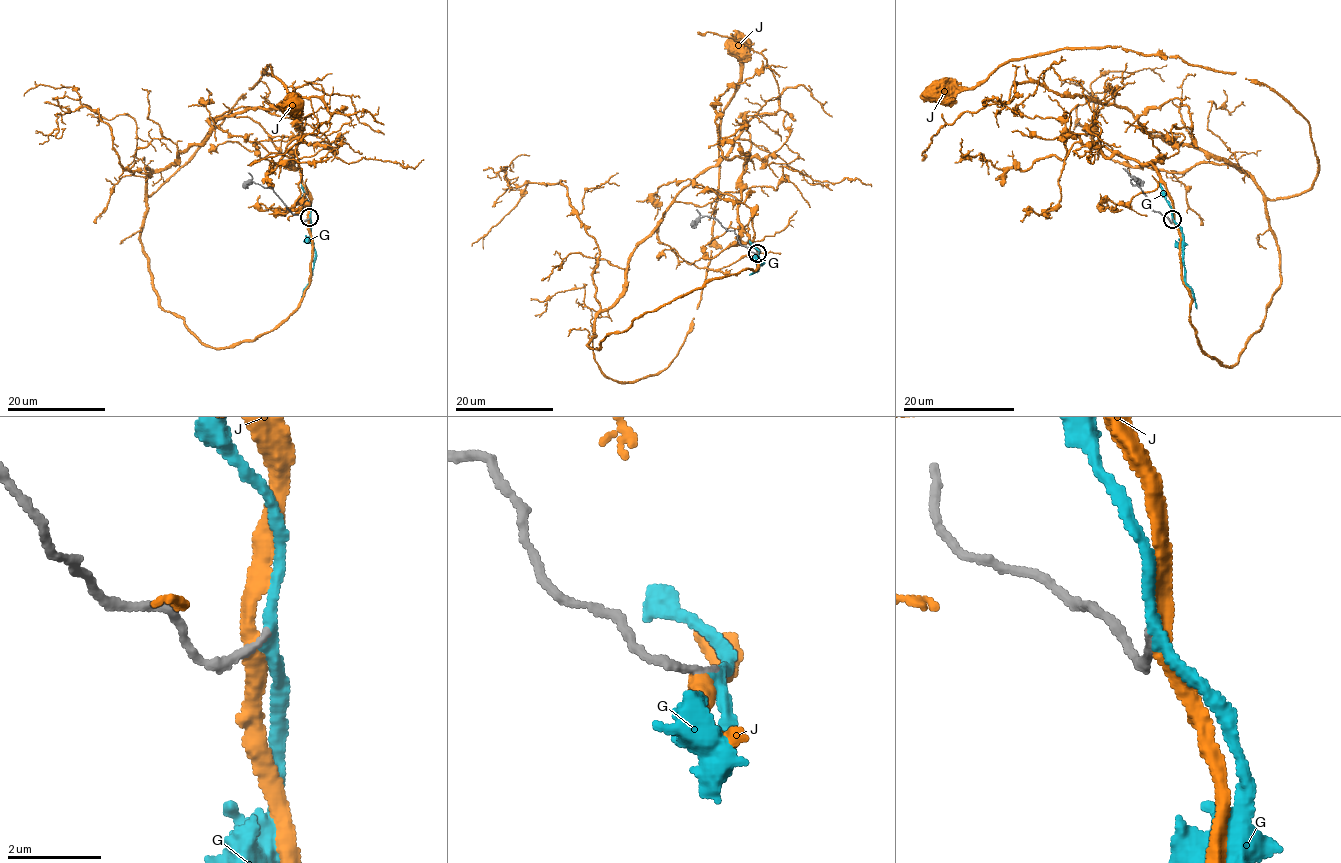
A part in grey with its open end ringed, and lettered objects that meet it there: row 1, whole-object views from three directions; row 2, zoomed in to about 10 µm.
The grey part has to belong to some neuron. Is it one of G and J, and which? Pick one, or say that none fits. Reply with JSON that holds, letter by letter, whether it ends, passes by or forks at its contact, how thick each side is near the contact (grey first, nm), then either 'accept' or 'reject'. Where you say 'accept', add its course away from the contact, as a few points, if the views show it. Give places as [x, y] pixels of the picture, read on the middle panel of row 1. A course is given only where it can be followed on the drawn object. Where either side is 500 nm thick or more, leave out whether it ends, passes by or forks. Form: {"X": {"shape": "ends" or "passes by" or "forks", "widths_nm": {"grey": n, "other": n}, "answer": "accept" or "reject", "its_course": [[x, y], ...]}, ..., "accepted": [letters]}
{"G": {"shape": "passes by", "widths_nm": {"grey": 160, "other": 240}, "answer": "accept", "its_course": [[756, 254], [759, 262], [762, 262], [749, 274]]}, "J": {"shape": "passes by", "widths_nm": {"grey": 180, "other": 340}, "answer": "reject"}, "accepted": ["G"]}

